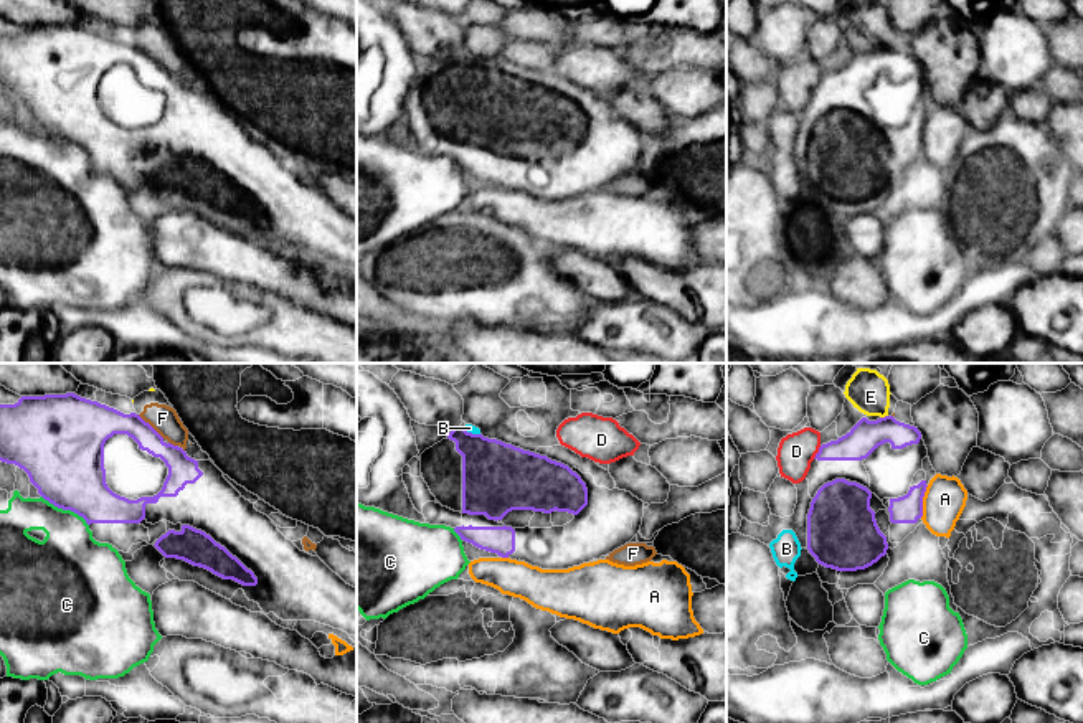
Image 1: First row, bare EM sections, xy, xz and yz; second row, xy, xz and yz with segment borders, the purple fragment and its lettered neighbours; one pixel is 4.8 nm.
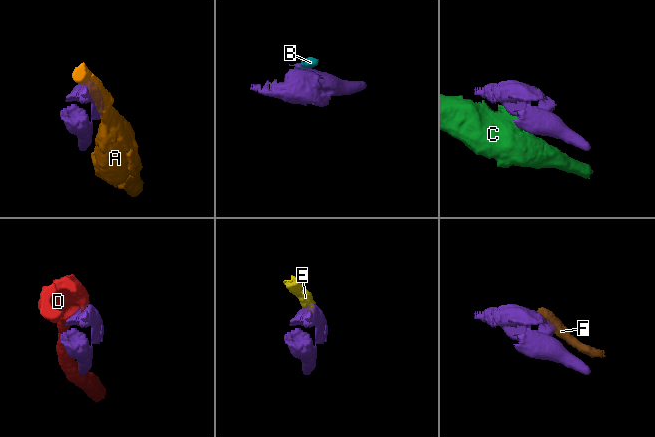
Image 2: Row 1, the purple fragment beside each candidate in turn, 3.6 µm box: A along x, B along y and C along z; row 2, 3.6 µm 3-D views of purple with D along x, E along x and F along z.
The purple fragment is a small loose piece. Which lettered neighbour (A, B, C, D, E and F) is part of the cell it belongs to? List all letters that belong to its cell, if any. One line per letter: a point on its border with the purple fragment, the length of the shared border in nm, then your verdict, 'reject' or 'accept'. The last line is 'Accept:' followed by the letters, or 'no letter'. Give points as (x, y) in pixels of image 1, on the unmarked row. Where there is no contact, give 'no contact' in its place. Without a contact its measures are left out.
A: contact yz (922, 132); length 170 nm; reject
B: contact xz (471, 63); length 90 nm; reject
C: contact xy (66, 139); length 280 nm; reject
D: contact yz (818, 83); length 80 nm; reject
E: contact yz (885, 47); length 40 nm; reject
F: contact xy (149, 55); length 180 nm; reject
Accept: no letter

